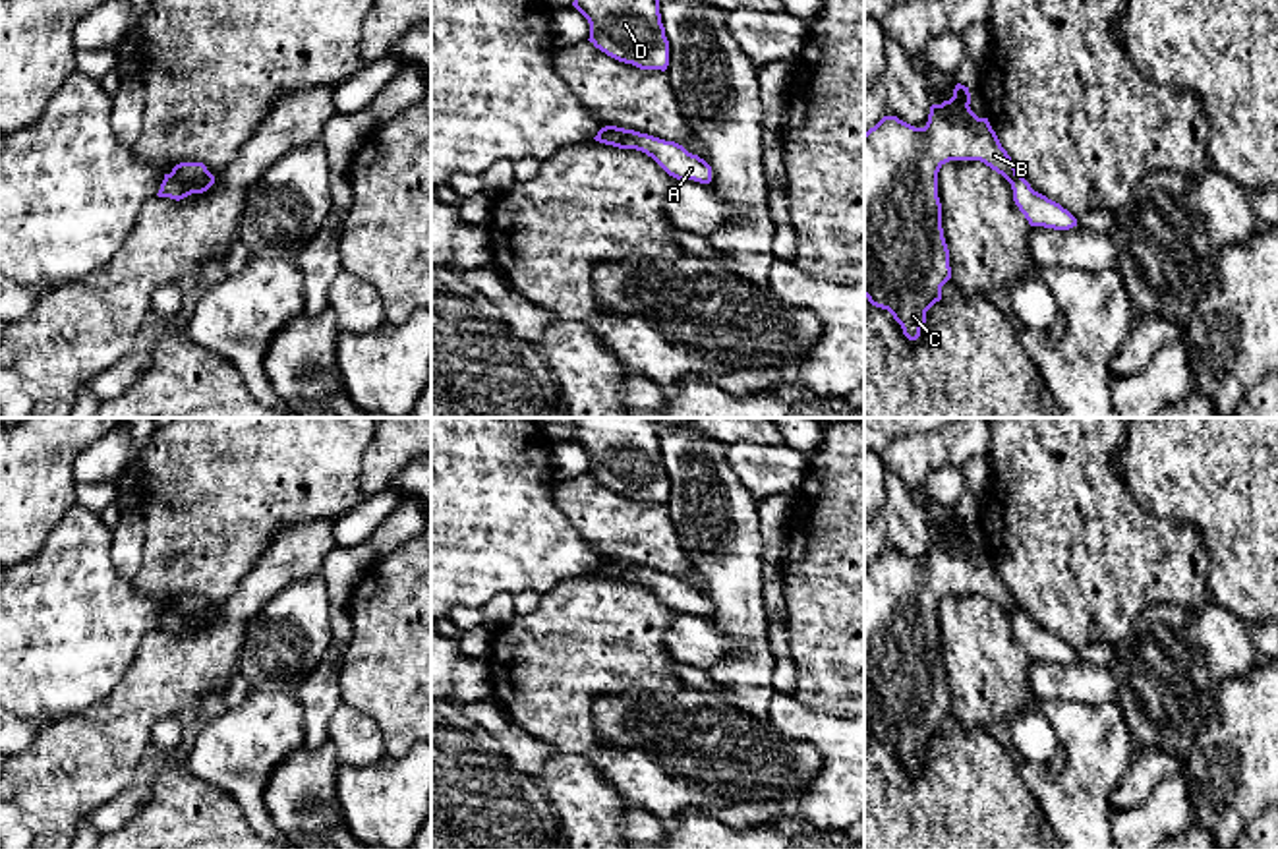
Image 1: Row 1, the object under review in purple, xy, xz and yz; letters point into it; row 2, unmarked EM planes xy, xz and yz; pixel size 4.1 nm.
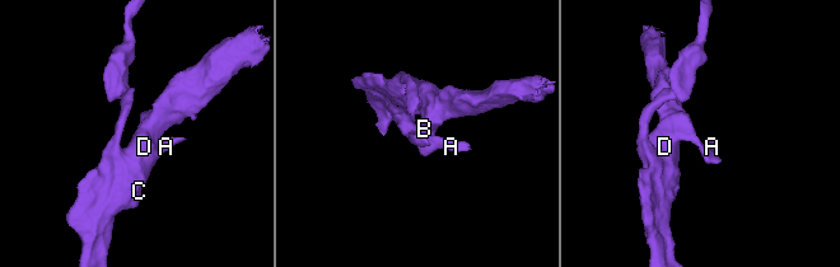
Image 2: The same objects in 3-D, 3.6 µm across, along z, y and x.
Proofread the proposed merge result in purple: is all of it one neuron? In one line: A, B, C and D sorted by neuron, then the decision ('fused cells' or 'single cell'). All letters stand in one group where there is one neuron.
A / B C D | fused cells

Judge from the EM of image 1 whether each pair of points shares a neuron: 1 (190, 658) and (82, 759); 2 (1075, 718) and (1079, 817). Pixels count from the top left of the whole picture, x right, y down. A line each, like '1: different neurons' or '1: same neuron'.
1: same neuron
2: same neuron

